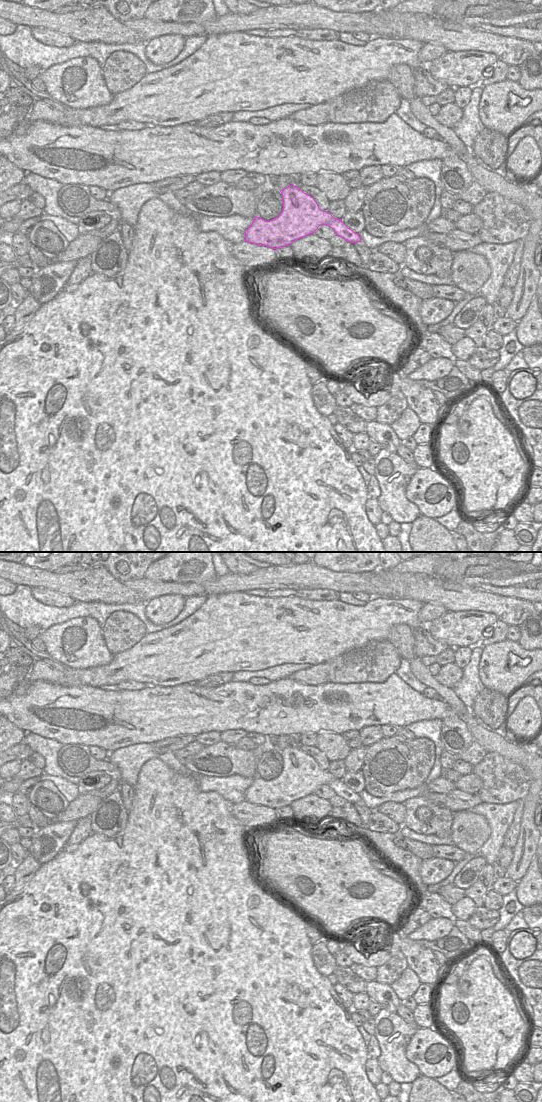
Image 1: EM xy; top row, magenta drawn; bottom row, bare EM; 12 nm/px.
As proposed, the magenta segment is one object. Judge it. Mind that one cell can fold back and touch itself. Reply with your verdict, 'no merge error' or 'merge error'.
no merge error

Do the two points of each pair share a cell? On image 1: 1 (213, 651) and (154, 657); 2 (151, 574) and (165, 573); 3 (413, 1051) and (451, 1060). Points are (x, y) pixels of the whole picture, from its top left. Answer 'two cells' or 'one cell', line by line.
1: one cell
2: one cell
3: one cell

